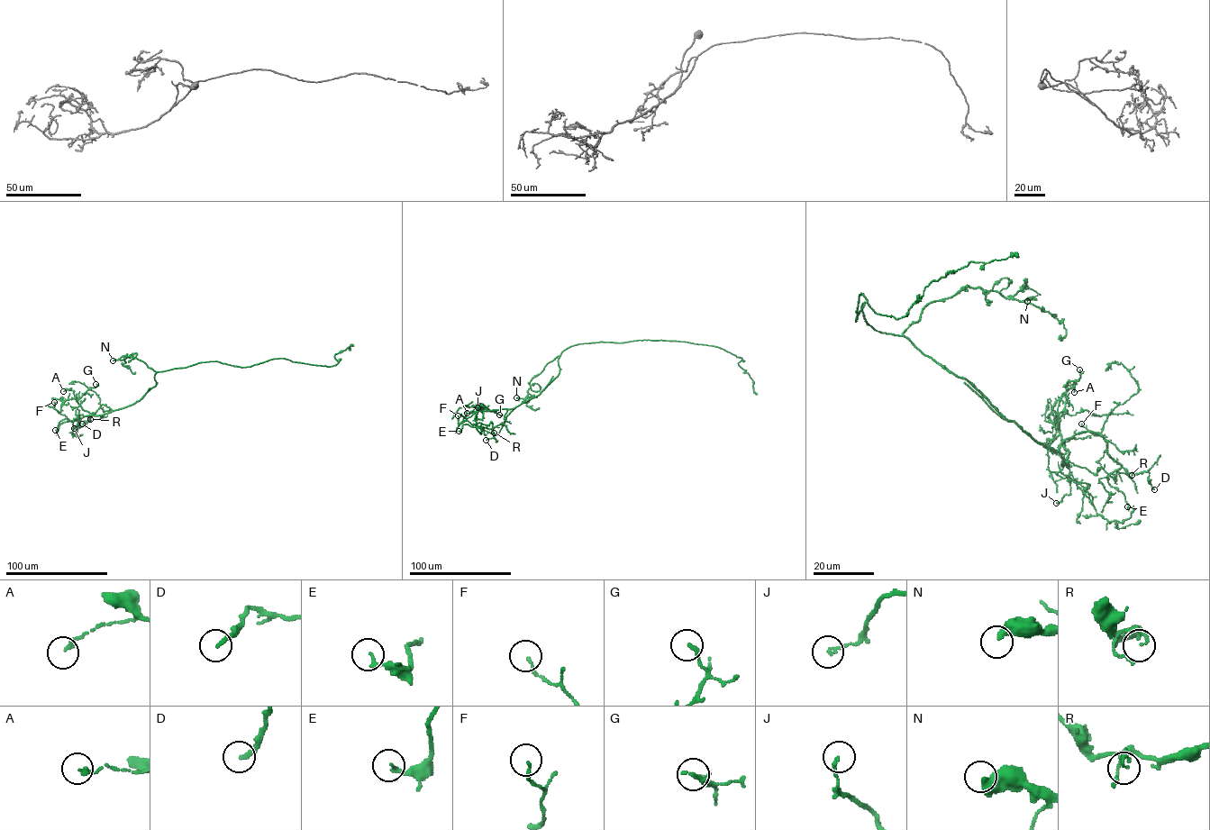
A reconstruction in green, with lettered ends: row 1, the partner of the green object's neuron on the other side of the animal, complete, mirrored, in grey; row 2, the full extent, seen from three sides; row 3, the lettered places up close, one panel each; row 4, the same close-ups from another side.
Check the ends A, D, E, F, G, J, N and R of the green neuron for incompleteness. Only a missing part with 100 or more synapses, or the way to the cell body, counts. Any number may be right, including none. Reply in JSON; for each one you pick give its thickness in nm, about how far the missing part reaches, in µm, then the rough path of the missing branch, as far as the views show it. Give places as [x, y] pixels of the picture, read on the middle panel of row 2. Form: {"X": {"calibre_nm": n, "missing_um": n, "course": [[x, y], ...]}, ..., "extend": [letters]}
{"extend": []}

